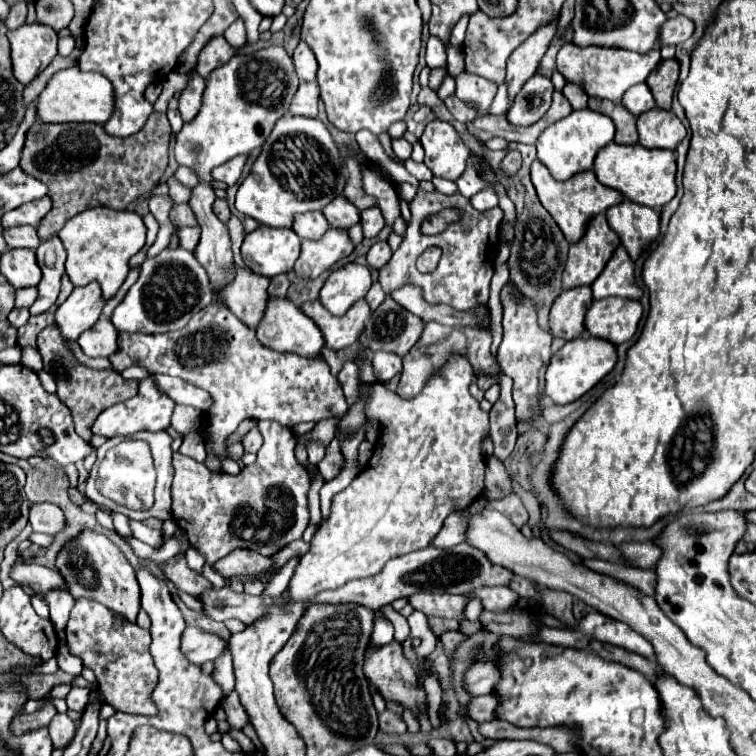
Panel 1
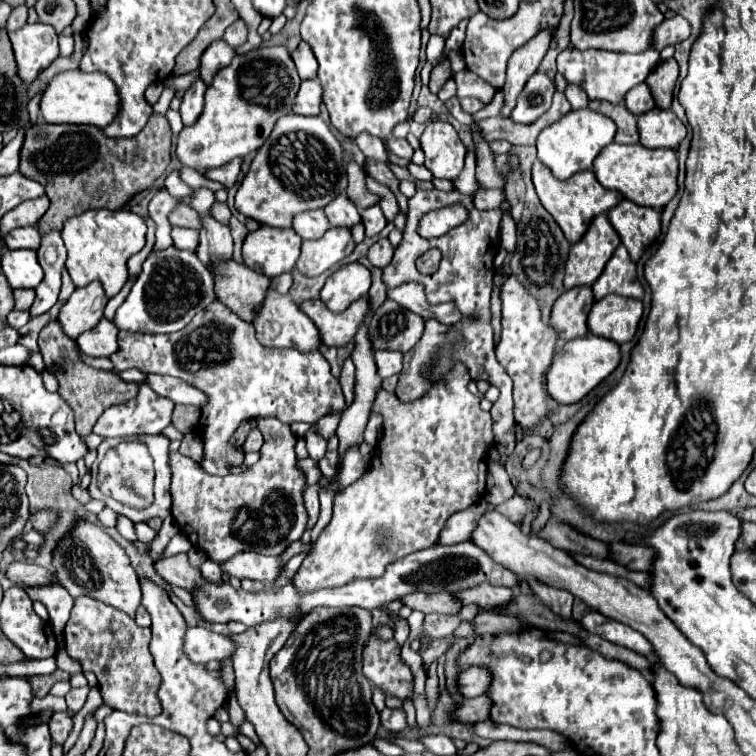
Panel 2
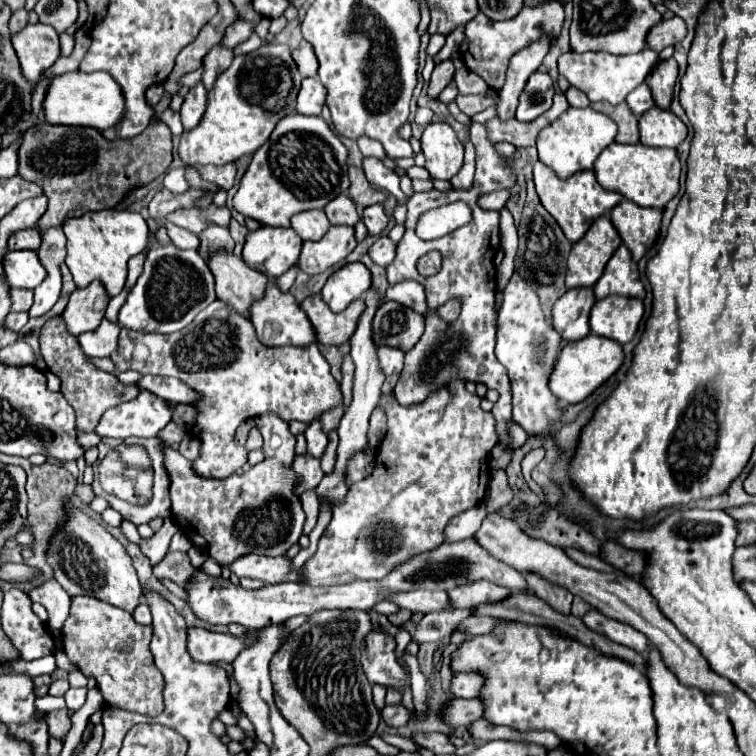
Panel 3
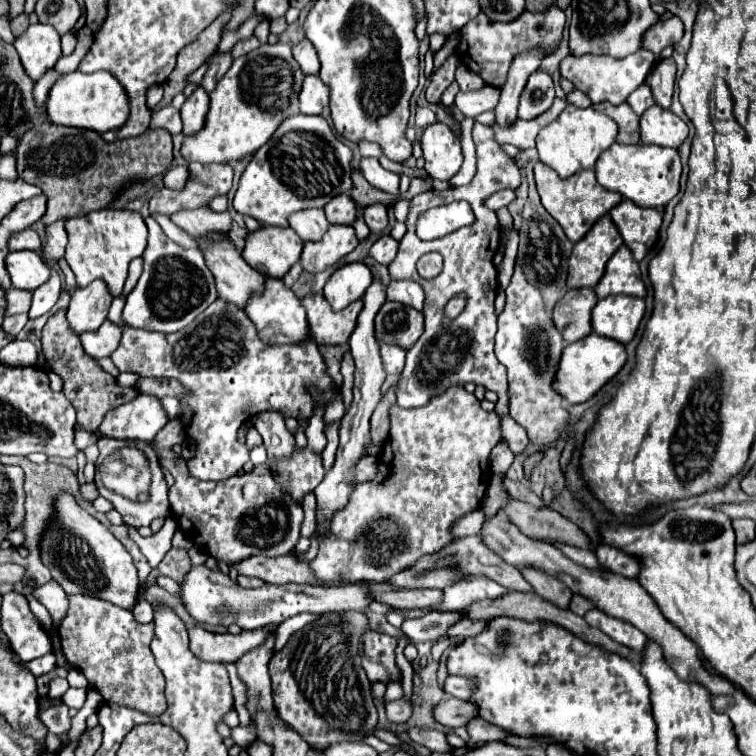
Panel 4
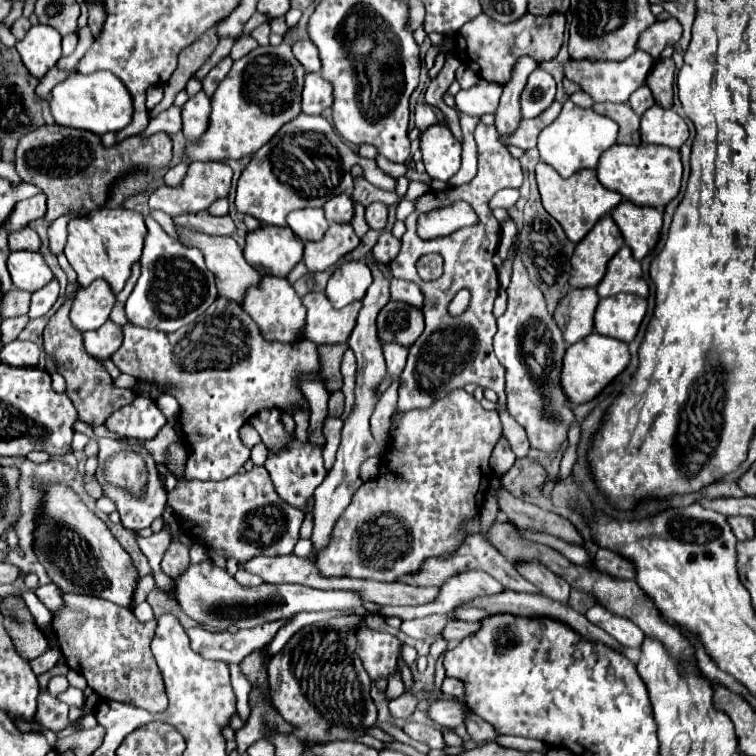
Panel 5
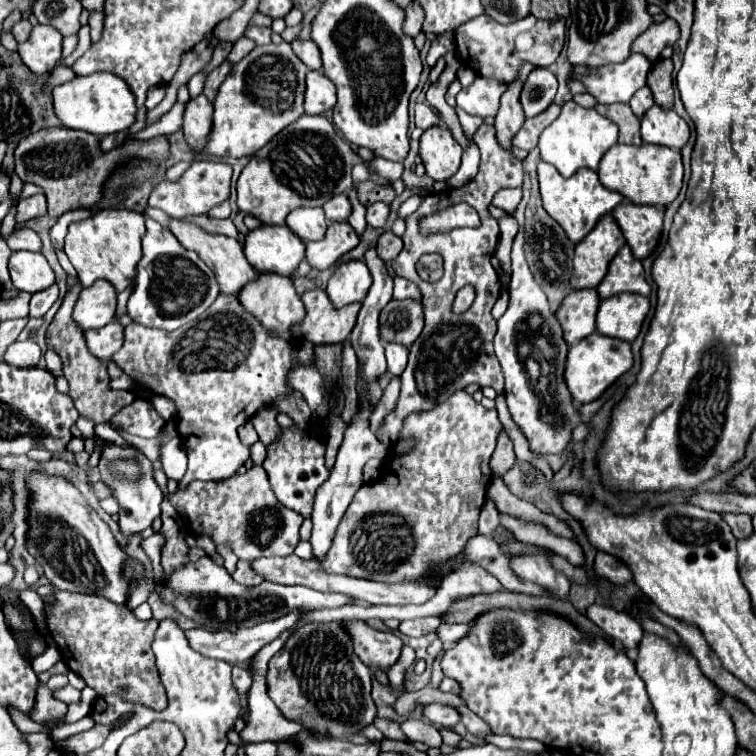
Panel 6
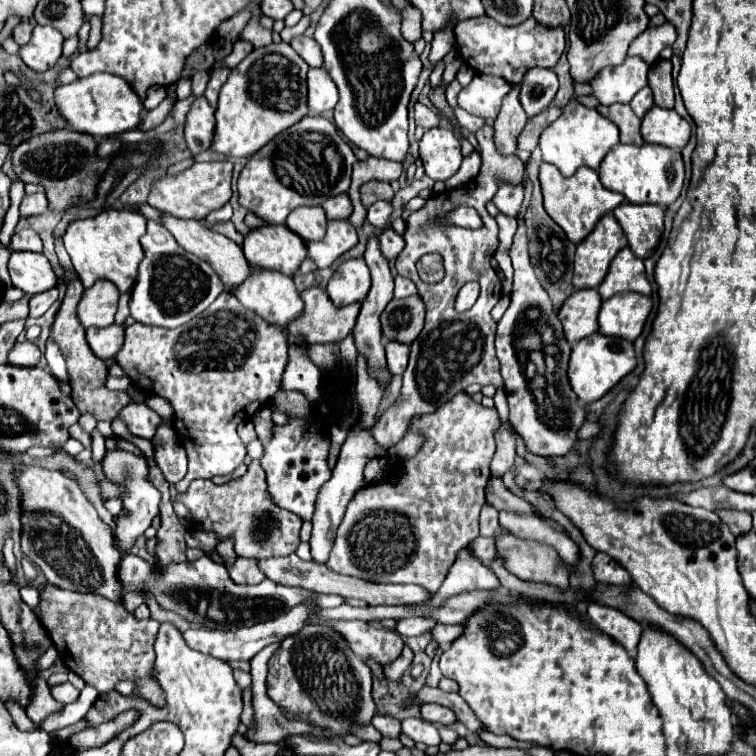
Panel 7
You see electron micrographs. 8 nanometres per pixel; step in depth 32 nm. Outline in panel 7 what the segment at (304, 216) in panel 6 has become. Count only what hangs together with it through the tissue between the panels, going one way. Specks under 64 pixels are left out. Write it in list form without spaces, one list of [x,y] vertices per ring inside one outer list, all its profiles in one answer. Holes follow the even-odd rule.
[[[296,208],[286,220],[288,228],[296,232],[302,240],[320,240],[326,232],[326,212],[324,208]]]

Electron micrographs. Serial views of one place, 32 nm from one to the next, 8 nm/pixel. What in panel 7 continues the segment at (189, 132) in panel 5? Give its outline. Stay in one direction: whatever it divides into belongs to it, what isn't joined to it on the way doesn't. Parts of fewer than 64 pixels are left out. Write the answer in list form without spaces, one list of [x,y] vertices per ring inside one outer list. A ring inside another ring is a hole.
[[[204,96],[196,98],[192,104],[188,116],[186,116],[186,144],[190,148],[192,156],[198,156],[204,150],[210,150],[212,136],[214,136],[216,120],[214,120],[214,108],[206,102]]]

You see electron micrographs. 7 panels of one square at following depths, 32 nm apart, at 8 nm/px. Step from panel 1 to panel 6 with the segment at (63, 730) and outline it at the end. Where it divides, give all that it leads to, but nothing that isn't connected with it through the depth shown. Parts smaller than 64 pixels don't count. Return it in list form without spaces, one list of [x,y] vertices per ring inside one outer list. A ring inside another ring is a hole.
[[[38,684],[38,690],[36,690],[36,700],[34,700],[34,706],[30,710],[30,718],[34,722],[40,722],[40,724],[46,724],[50,720],[58,720],[62,718],[66,712],[66,704],[56,700],[50,692],[50,688],[46,684]]]

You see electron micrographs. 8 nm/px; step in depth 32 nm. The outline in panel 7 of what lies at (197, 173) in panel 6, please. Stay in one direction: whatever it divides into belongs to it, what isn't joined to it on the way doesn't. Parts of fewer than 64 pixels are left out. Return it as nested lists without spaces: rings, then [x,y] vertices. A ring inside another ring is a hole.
[[[220,160],[220,162],[194,162],[190,168],[170,176],[162,176],[156,180],[148,194],[148,204],[172,214],[176,218],[206,218],[212,210],[222,208],[232,198],[232,162]]]

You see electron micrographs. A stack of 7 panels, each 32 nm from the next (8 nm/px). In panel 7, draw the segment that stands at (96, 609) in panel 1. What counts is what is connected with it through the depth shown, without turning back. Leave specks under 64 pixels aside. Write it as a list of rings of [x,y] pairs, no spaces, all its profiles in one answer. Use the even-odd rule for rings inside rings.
[[[46,584],[40,592],[40,604],[34,608],[34,614],[48,630],[64,664],[88,686],[98,692],[110,692],[120,680],[128,678],[136,684],[134,692],[138,692],[144,700],[154,706],[164,704],[162,690],[150,678],[150,670],[154,666],[154,640],[160,622],[152,618],[136,620],[118,602],[96,594],[52,588],[52,584]]]

